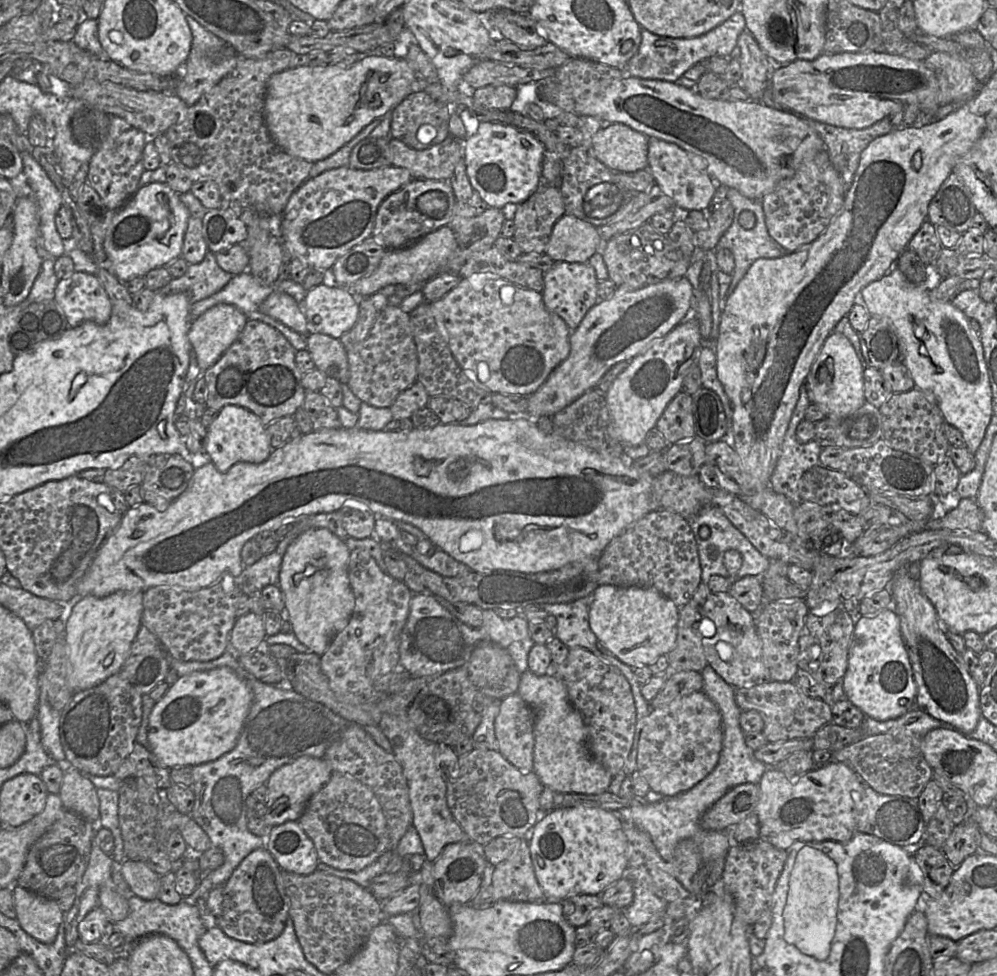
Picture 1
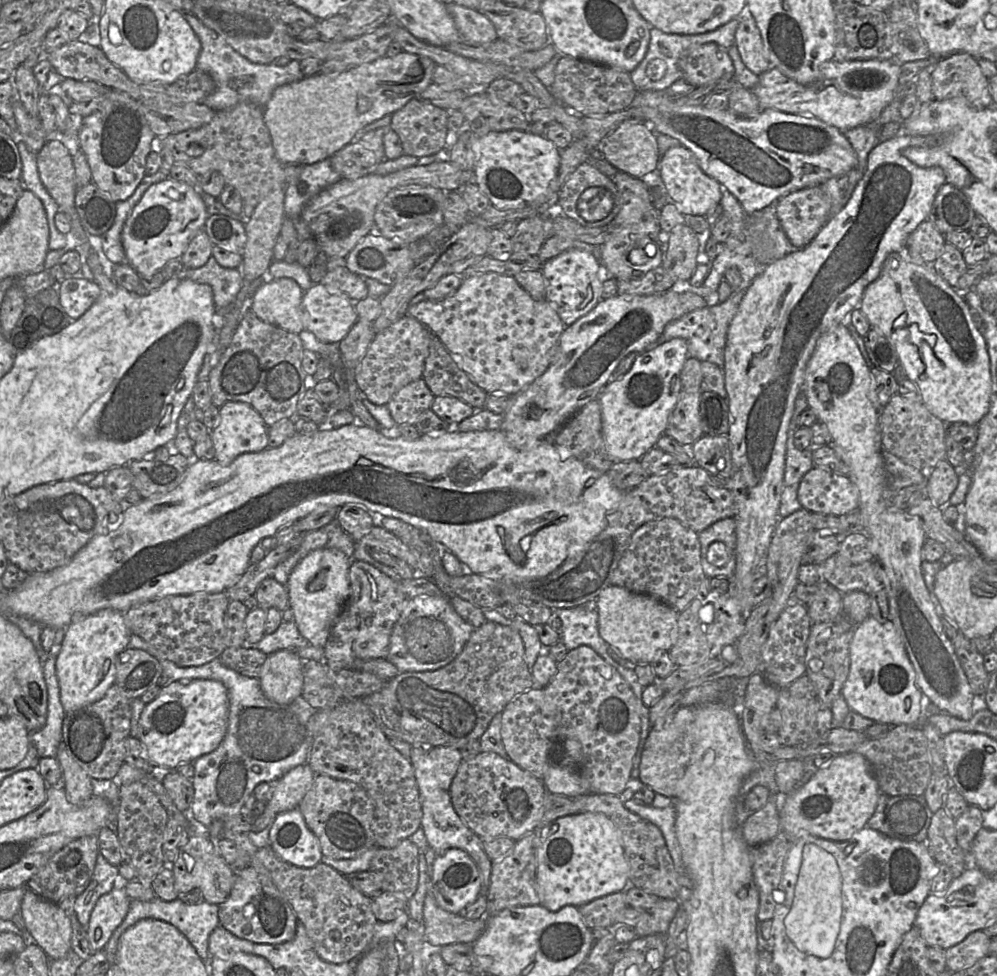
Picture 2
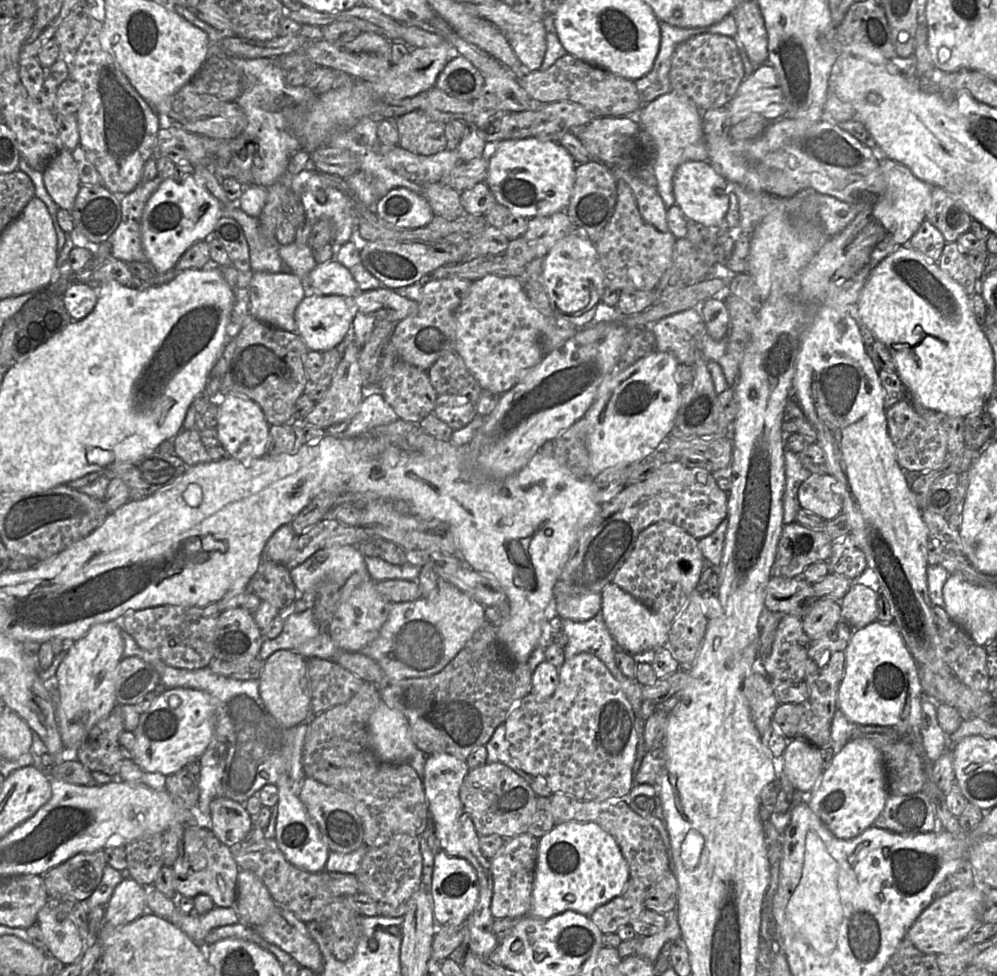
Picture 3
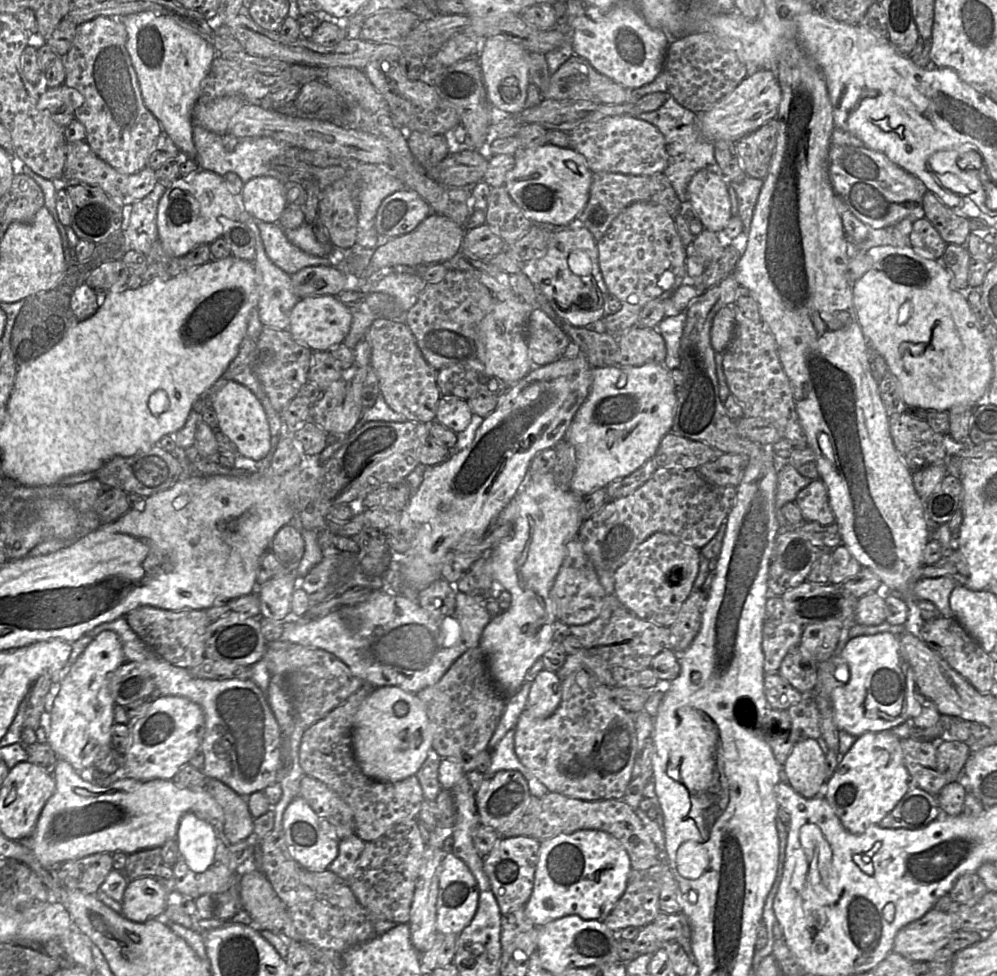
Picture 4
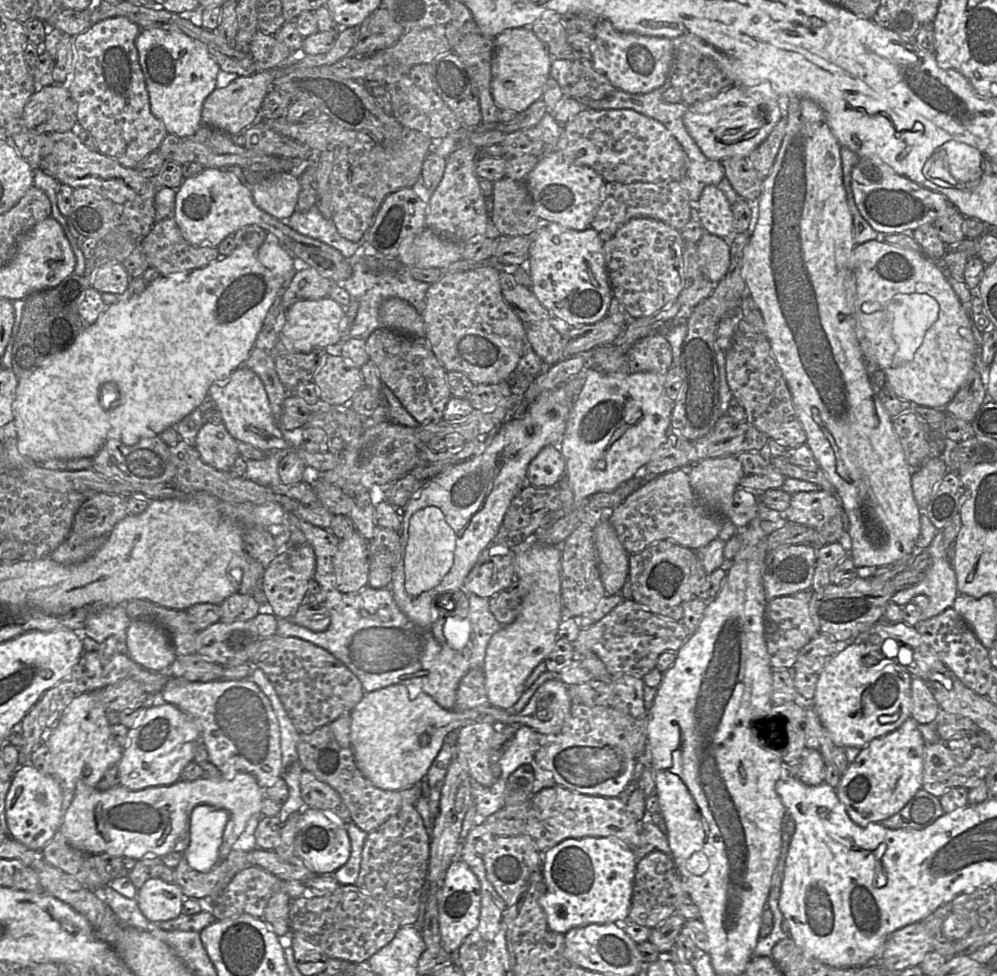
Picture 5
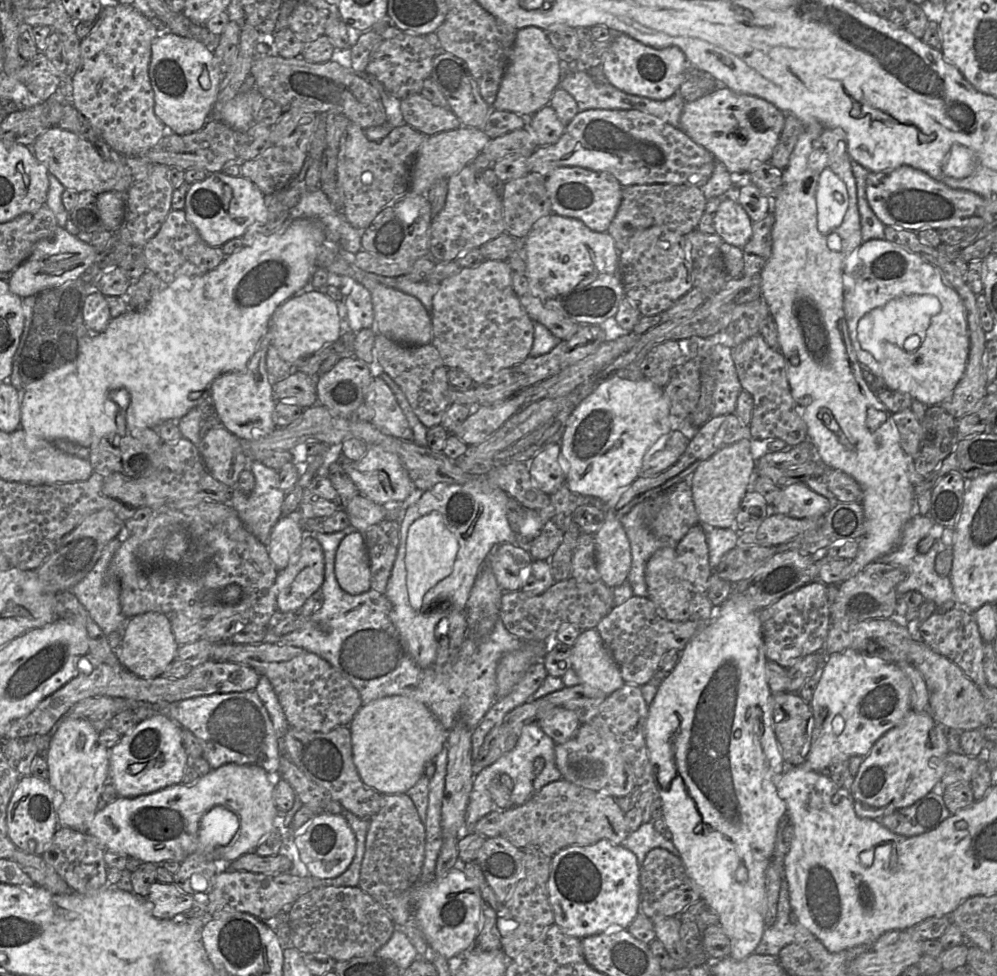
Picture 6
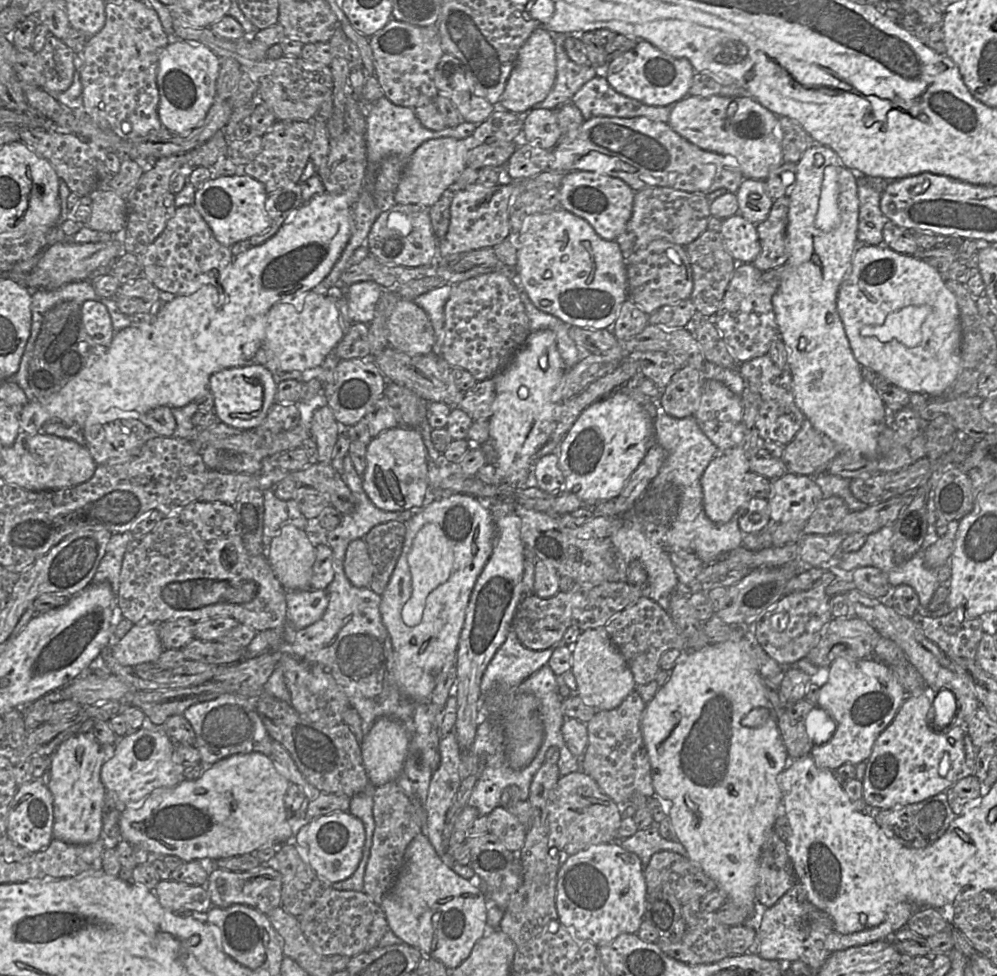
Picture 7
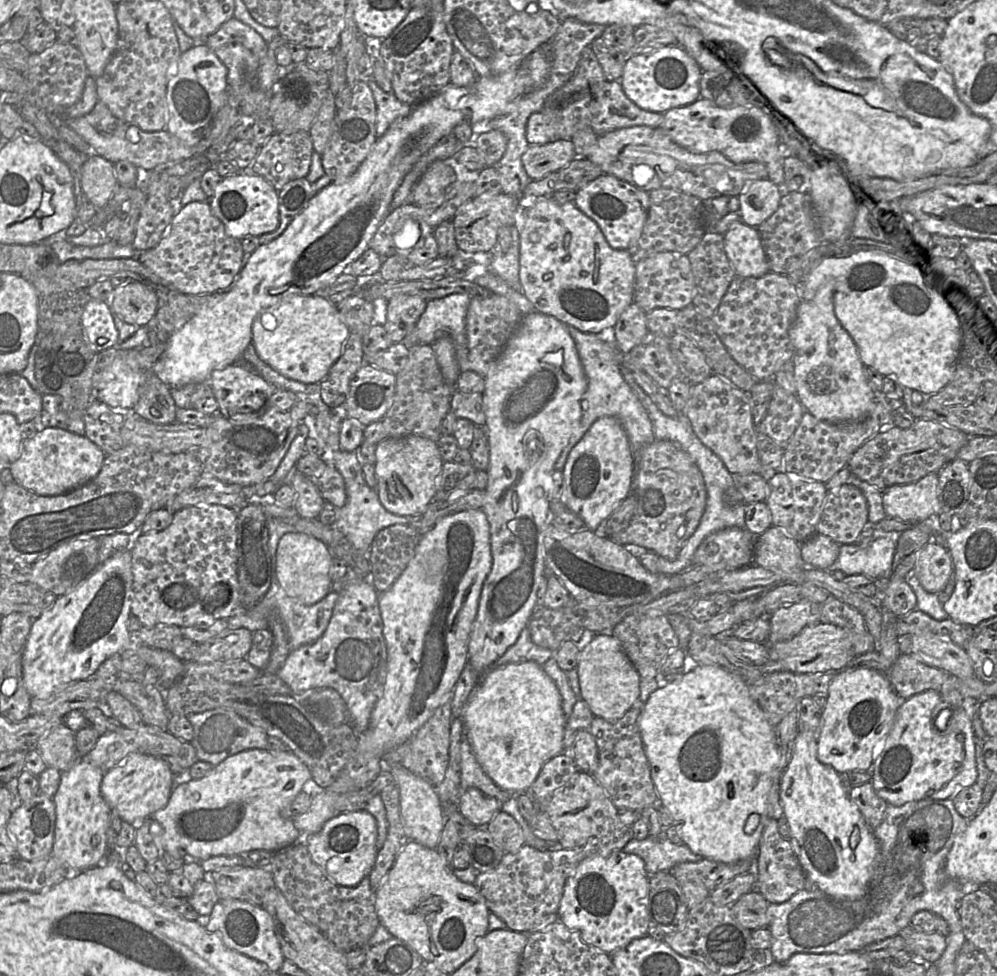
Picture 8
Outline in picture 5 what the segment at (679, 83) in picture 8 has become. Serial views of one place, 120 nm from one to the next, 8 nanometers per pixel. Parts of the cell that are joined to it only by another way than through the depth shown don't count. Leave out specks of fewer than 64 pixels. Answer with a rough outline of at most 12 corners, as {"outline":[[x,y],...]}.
{"outline":[[600,20],[592,62],[616,89],[644,94],[668,79],[671,39]]}

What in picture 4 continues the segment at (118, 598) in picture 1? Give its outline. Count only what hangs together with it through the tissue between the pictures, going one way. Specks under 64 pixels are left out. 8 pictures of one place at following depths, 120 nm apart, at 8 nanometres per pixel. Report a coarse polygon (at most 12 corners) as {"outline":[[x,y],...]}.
{"outline":[[118,635],[95,636],[59,682],[47,743],[76,771],[111,746]]}

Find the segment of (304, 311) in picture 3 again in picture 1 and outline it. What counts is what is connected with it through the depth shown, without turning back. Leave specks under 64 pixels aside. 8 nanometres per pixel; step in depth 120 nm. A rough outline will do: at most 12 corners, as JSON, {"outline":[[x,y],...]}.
{"outline":[[317,285],[299,308],[309,334],[339,339],[358,320],[348,287]]}

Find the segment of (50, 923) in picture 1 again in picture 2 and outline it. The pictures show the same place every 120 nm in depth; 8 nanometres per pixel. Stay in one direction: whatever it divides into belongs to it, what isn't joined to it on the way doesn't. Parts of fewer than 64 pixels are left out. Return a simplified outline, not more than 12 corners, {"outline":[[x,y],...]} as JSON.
{"outline":[[26,888],[20,913],[49,959],[71,950],[71,921]]}

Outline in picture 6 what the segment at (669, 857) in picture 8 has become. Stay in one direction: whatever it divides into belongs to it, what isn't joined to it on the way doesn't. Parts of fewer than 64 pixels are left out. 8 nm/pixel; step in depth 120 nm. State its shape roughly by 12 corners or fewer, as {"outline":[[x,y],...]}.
{"outline":[[643,823],[621,845],[636,855],[639,866],[654,848],[680,857],[672,841]]}

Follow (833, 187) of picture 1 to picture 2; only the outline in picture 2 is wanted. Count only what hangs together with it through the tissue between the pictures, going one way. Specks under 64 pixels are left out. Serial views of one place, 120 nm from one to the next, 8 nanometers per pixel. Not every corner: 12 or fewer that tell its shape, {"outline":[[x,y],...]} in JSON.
{"outline":[[820,185],[774,204],[793,246],[806,246],[830,219]]}

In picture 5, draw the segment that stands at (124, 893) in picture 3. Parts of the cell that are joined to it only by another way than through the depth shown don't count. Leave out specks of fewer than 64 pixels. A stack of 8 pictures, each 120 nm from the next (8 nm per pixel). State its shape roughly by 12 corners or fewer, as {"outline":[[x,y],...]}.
{"outline":[[158,877],[138,889],[136,902],[152,923],[182,914],[188,899]]}

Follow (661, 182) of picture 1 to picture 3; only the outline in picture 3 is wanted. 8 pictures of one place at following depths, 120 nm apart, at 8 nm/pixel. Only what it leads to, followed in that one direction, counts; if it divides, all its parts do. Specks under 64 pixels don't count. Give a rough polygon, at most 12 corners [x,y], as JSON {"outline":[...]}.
{"outline":[[707,161],[675,171],[673,194],[686,218],[718,226],[728,181]]}

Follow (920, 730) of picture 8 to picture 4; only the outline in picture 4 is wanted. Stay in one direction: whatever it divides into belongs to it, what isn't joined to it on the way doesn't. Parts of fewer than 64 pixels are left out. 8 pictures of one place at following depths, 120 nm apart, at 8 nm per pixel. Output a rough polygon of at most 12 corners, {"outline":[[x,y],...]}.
{"outline":[[866,732],[820,795],[860,835],[908,790],[900,739]]}

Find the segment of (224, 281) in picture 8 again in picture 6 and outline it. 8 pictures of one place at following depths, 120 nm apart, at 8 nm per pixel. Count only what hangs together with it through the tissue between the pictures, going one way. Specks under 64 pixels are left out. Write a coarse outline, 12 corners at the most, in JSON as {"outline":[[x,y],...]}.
{"outline":[[171,210],[143,247],[166,285],[198,277],[226,255],[207,244],[184,210]]}

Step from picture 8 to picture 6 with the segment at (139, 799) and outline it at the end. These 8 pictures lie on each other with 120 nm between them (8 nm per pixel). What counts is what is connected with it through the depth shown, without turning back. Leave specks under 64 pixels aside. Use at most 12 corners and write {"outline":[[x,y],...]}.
{"outline":[[142,720],[110,749],[109,780],[137,797],[182,783],[182,727]]}

